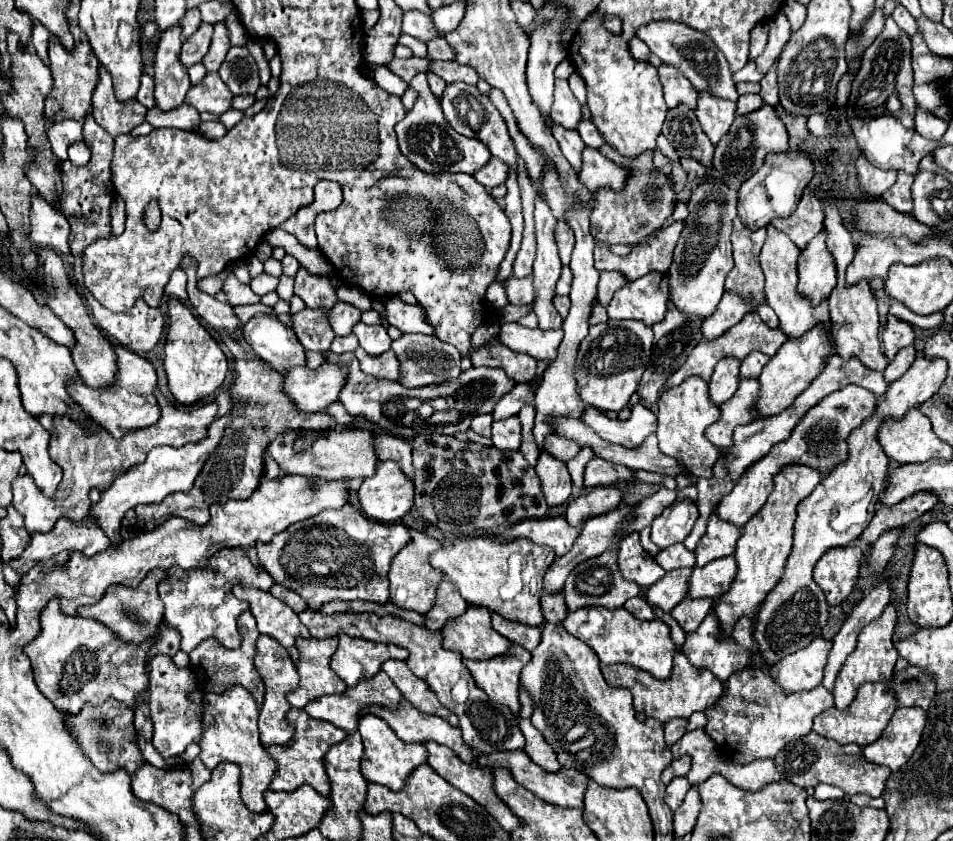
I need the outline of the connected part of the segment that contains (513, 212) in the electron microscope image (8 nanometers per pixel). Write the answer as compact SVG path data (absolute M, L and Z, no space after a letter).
M506 182L506 188L508 188L508 194L504 198L504 212L512 222L512 244L510 244L510 250L504 258L504 264L500 266L498 280L504 280L506 276L512 274L512 264L514 264L514 258L518 254L518 248L522 242L522 228L524 228L522 226L522 204L520 204L518 182Z

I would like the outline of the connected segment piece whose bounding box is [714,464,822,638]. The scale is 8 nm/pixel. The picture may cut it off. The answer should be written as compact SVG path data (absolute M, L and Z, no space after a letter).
M788 464L774 476L772 494L768 496L766 504L746 522L746 526L742 528L744 532L738 538L736 552L734 552L736 566L738 566L736 578L734 578L730 590L724 592L714 606L714 614L720 622L720 636L722 638L732 636L734 624L742 616L754 620L760 610L760 604L764 602L768 592L780 582L780 576L784 574L786 560L792 550L796 506L820 484L820 480L822 480L820 472L816 472L808 466L802 466L802 464Z

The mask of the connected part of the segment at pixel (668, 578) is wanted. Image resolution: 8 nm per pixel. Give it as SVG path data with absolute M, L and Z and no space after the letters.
M680 568L680 570L670 570L660 578L652 588L646 588L646 602L650 606L660 608L662 612L670 612L680 600L686 598L688 592L688 578L692 570L690 568Z

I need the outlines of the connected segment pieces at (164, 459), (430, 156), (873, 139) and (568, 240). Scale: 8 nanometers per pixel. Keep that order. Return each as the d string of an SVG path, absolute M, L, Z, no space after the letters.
M232 412L228 416L216 418L210 428L208 428L208 438L196 442L196 444L186 444L182 448L172 448L172 446L160 446L148 452L146 462L138 464L136 468L128 470L124 476L120 476L118 480L114 480L114 484L102 492L102 498L98 504L92 506L90 514L96 516L98 524L102 526L102 530L108 534L108 538L112 540L112 544L116 546L120 542L118 530L120 530L120 522L124 518L124 514L130 508L136 508L138 504L150 504L150 502L162 502L168 494L172 492L188 492L192 490L192 484L200 472L200 468L204 466L204 462L208 460L210 452L216 450L216 444L222 440L224 436L224 428L228 426L228 420L232 420Z
M418 72L412 78L410 86L414 90L418 90L420 96L418 96L414 108L406 114L406 118L396 124L396 134L398 134L398 144L400 144L402 154L424 172L466 172L466 174L474 174L484 164L488 164L488 160L492 158L488 148L484 148L484 144L480 144L480 140L460 136L444 120L440 102L432 96L430 86L426 82L426 72Z
M888 16L882 34L864 52L860 72L852 82L844 116L858 148L870 164L882 170L904 170L914 176L918 172L918 162L932 152L936 144L932 144L932 140L924 140L914 128L916 100L912 96L910 48L910 36Z
M558 222L556 224L556 242L558 242L562 264L568 264L572 248L574 248L574 236L572 236L572 230L568 228L566 222Z

